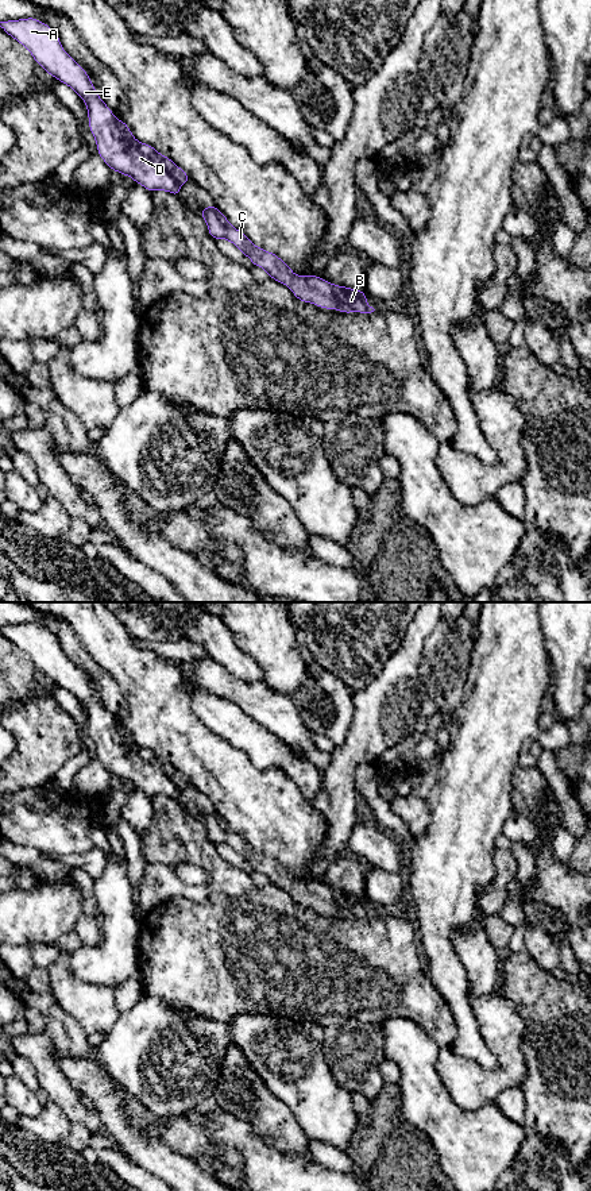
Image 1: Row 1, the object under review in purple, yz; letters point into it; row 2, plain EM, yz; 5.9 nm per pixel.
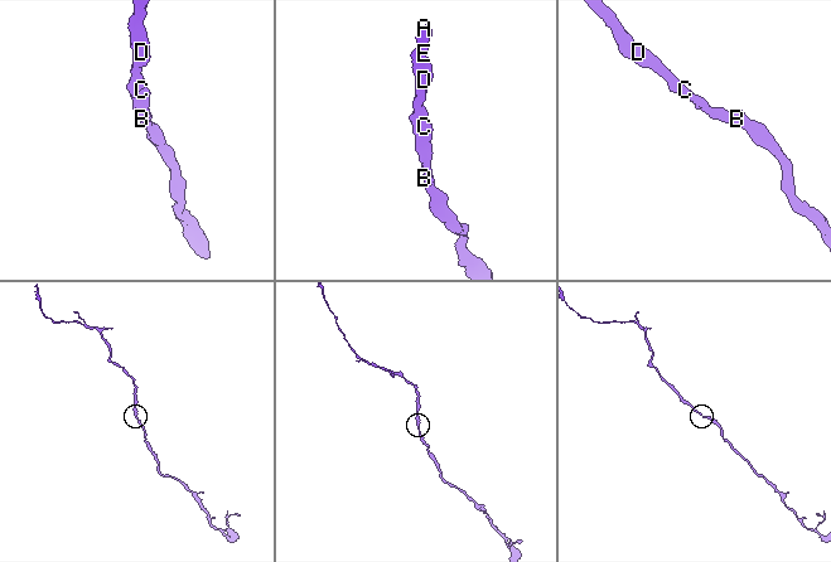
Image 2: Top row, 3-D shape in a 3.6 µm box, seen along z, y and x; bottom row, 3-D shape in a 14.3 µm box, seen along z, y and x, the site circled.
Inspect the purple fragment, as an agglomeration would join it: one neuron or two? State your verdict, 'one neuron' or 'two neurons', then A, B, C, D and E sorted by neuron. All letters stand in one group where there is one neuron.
one neuron; A B C D E

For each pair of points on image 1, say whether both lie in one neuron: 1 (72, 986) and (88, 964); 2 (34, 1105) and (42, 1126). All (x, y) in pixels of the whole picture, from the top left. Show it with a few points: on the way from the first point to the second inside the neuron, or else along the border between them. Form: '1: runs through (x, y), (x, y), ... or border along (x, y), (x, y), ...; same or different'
1: border along (70, 952), (70, 971), (76, 976), (107, 987); different
2: border along (43, 1105), (37, 1116), (19, 1117); different

